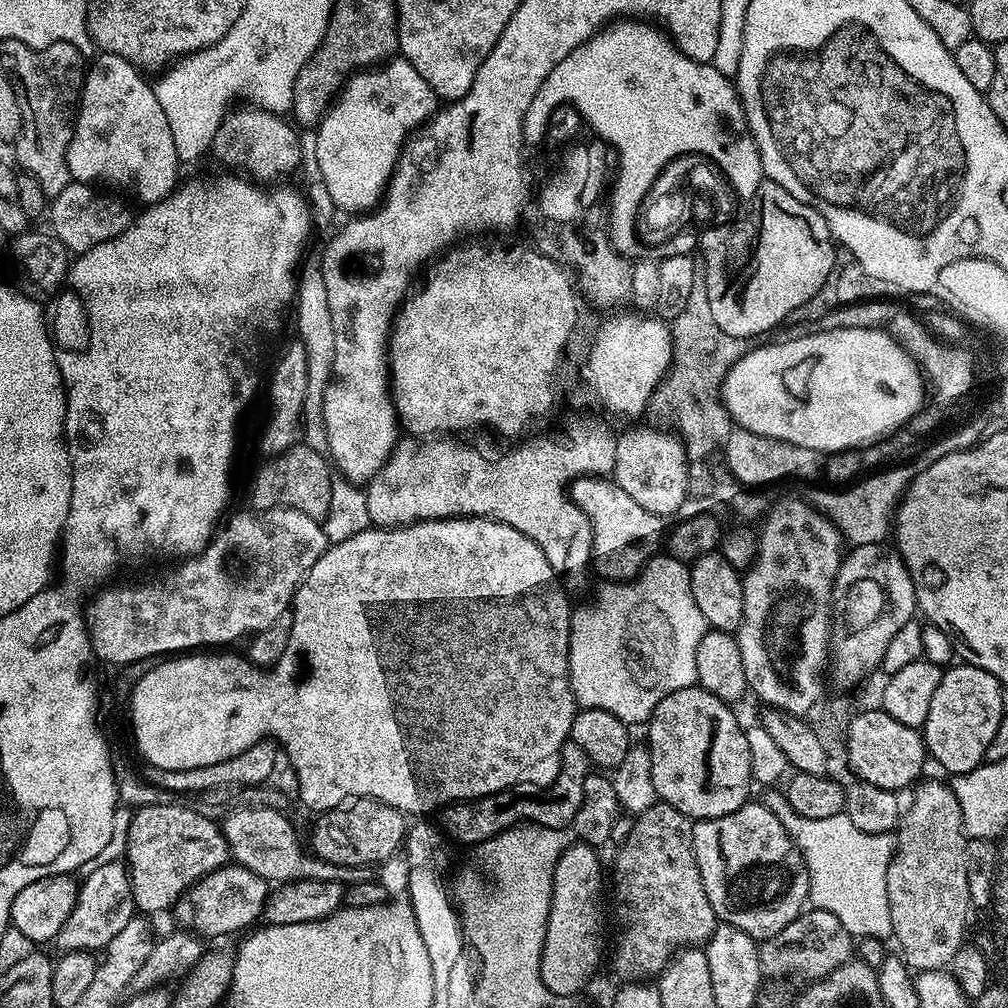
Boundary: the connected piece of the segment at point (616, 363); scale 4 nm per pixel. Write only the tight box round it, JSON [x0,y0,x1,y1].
[594,310,673,412]

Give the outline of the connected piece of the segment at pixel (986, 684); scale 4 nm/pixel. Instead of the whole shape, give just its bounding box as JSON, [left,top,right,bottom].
[922,662,1006,774]

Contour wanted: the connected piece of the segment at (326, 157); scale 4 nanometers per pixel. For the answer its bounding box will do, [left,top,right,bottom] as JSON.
[315,58,438,214]

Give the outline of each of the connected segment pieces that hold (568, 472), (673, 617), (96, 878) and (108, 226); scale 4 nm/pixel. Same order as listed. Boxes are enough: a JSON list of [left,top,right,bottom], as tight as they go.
[[365,436,613,589],[568,554,706,725],[54,863,137,953],[48,182,132,255]]

